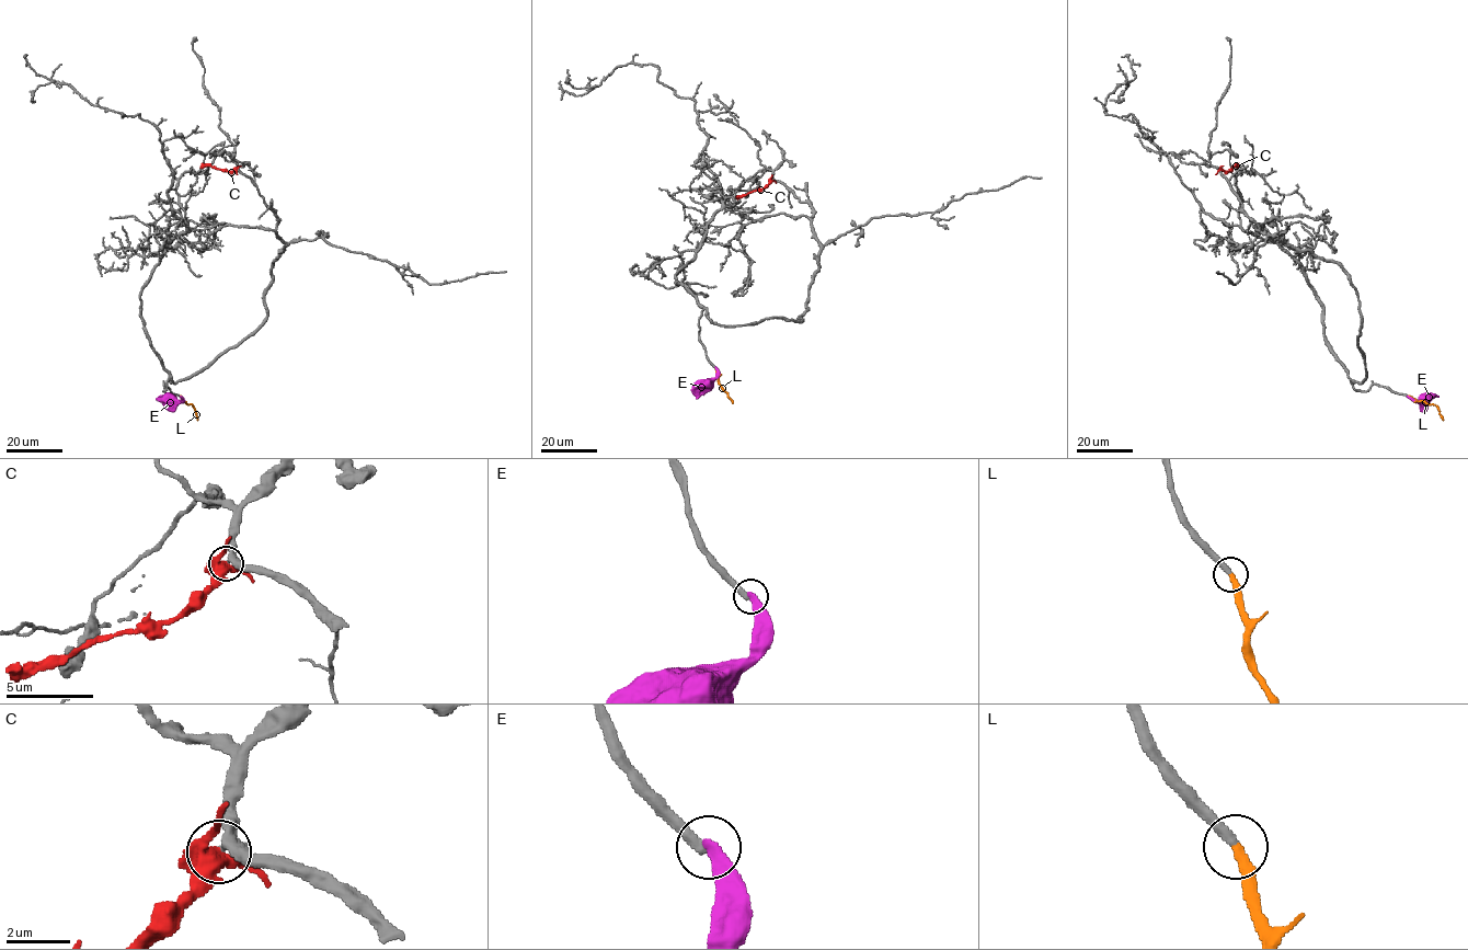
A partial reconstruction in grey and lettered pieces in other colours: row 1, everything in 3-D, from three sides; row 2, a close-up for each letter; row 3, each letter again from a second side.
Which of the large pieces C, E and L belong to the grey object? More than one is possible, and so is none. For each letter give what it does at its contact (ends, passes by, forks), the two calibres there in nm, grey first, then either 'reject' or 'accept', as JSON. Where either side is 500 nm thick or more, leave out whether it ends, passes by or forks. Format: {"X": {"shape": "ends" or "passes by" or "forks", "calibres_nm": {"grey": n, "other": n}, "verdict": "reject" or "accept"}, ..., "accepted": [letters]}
{"C": {"shape": "forks", "calibres_nm": {"grey": 320, "other": 440}, "verdict": "accept"}, "E": {"shape": "ends", "calibres_nm": {"grey": 320, "other": 420}, "verdict": "reject"}, "L": {"shape": "ends", "calibres_nm": {"grey": 320, "other": 320}, "verdict": "accept"}, "accepted": ["C", "L"]}

